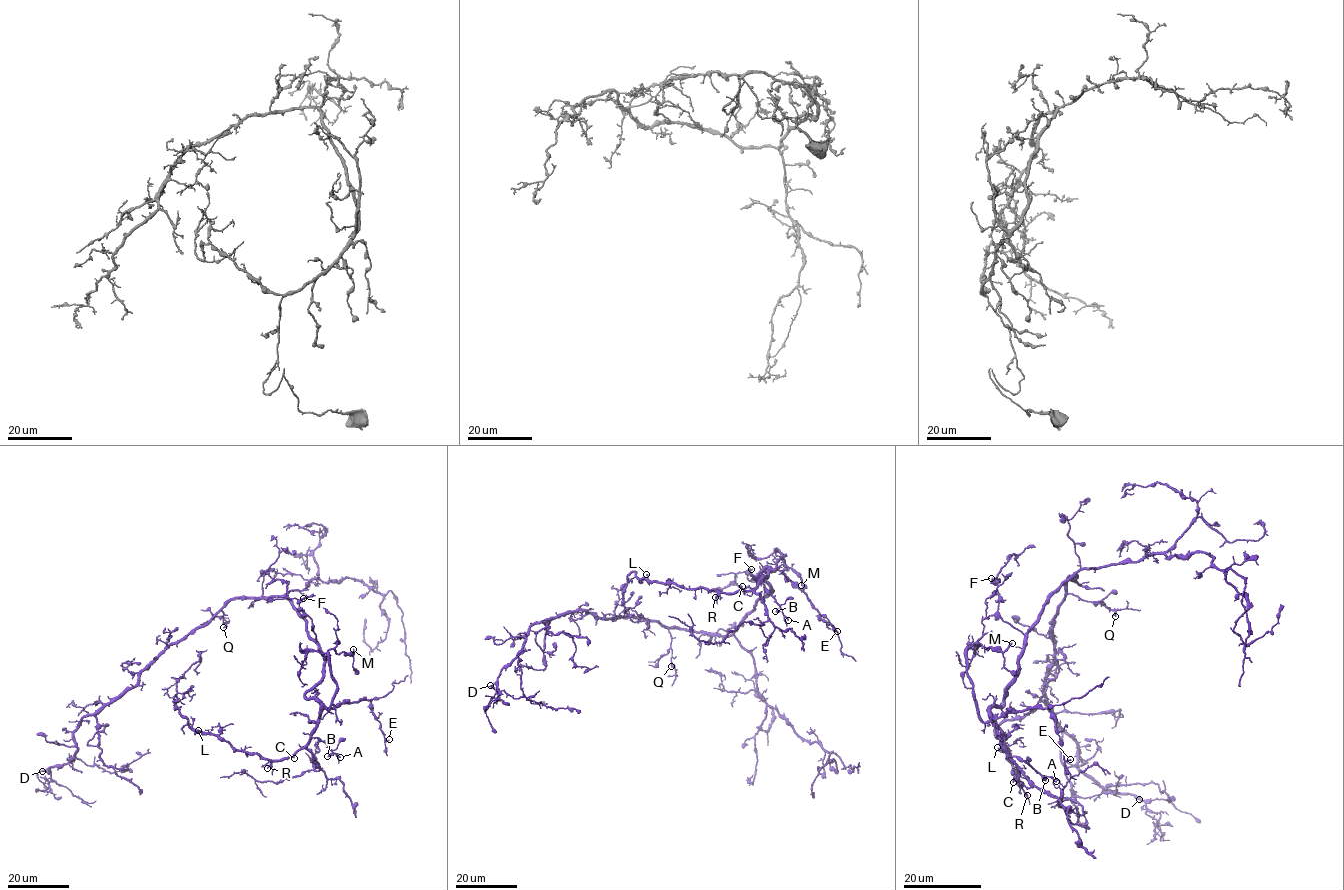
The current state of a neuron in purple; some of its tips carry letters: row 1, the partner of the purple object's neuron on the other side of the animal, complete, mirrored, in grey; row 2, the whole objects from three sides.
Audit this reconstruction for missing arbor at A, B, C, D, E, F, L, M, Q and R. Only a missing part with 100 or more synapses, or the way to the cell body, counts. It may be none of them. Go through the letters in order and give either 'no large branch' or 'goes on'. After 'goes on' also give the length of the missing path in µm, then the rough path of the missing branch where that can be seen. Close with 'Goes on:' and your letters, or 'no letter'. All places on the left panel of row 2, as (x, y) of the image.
A: no large branch
B: no large branch
C: no large branch
D: no large branch
E: no large branch
F: no large branch
L: no large branch
M: no large branch
Q: no large branch
R: goes on; about 70 µm are missing; missing branch runs (267, 768), (257, 776), (258, 783), (238, 809), (241, 811), (281, 813), (287, 798), (281, 774), (291, 768)
Goes on: R

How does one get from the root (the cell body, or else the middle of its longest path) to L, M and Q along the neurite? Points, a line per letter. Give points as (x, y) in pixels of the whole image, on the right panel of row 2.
L: (1051, 596), (1025, 638), (1018, 675), (1003, 703), (990, 710), (1021, 785), (1009, 754), (997, 747)
M: (1051, 596), (1025, 638), (1003, 703), (984, 722), (967, 650), (980, 643), (1004, 651), (1012, 643)
Q: (1051, 596), (1076, 576), (1067, 580), (1066, 591), (1081, 599), (1103, 604), (1115, 616)

